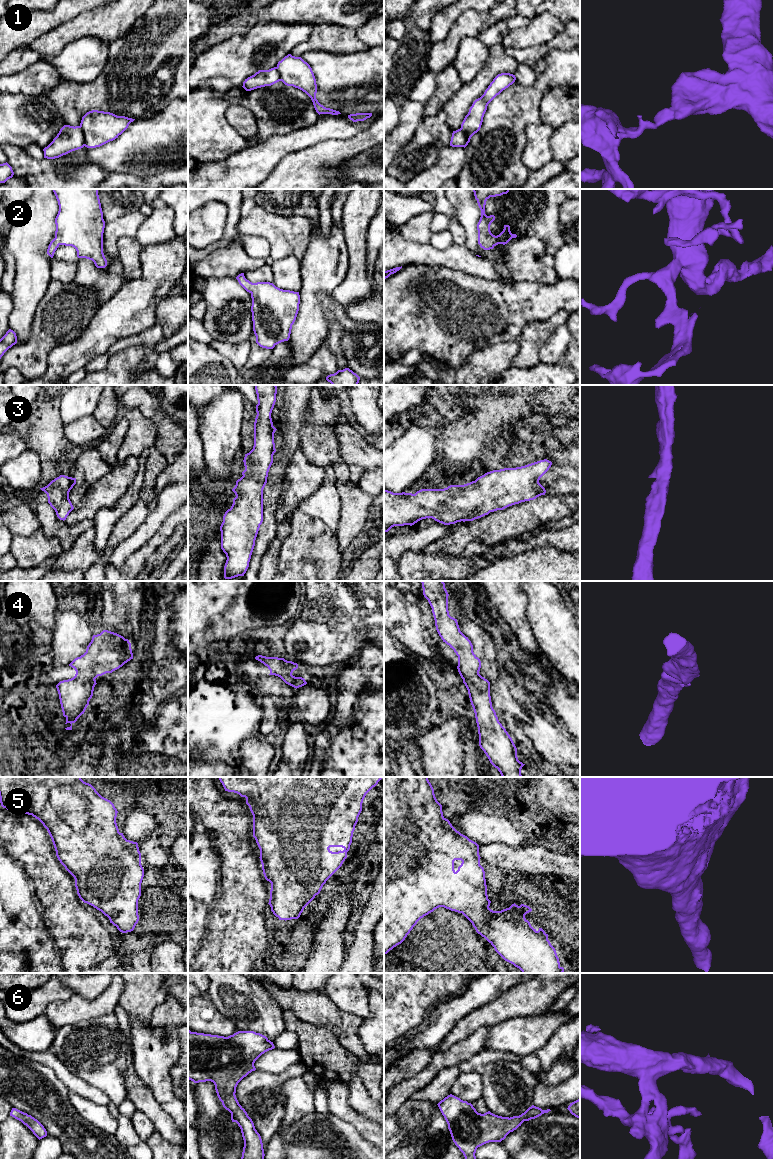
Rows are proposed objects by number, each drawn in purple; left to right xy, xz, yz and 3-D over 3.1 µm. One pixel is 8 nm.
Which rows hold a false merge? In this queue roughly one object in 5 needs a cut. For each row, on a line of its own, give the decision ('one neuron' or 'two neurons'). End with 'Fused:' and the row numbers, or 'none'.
1: two neurons
2: one neuron
3: one neuron
4: one neuron
5: one neuron
6: one neuron
Fused: 1

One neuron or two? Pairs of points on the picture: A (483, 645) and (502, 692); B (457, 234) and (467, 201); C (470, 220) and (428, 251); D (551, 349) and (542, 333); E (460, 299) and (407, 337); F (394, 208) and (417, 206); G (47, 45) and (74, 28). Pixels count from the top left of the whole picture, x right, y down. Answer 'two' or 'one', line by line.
A: one
B: two
C: two
D: two
E: one
F: one
G: one

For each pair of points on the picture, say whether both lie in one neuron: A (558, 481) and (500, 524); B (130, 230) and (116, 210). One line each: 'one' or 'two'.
A: two
B: two

